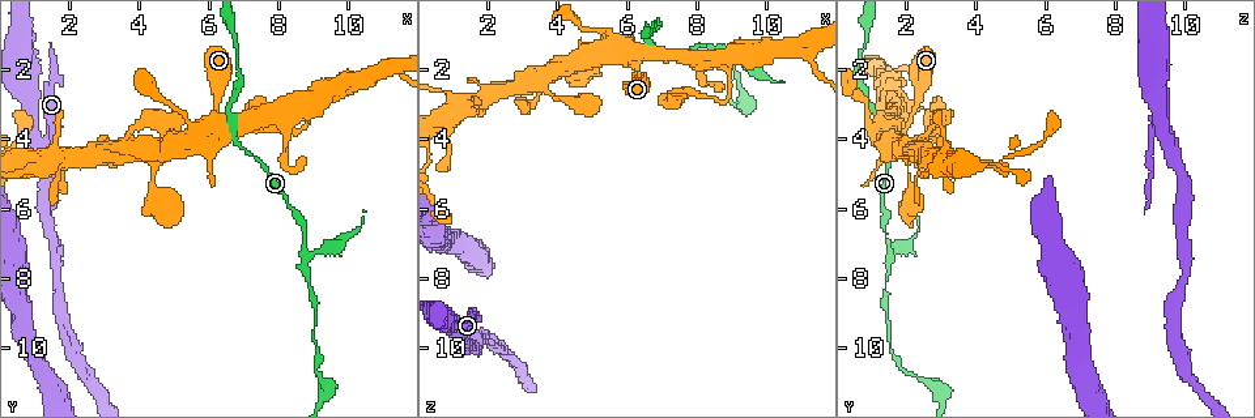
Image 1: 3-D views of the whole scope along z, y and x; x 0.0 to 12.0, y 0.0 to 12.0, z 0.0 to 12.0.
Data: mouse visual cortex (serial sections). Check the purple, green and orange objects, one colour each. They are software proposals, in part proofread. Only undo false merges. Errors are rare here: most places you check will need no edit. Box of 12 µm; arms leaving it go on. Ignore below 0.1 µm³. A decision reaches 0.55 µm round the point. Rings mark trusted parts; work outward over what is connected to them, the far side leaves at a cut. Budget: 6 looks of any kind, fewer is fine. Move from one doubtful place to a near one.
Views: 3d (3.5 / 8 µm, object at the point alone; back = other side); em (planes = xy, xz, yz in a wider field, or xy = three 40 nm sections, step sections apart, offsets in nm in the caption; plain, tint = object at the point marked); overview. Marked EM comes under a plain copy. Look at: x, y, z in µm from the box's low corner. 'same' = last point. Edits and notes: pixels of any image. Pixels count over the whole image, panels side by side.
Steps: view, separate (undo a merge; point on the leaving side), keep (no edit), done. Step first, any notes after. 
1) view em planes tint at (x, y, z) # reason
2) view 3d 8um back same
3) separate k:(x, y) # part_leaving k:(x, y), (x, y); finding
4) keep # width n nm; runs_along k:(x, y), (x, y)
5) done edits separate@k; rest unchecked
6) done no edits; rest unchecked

view 3d 8um at (8.8, 7.4, 1.6) # a fork

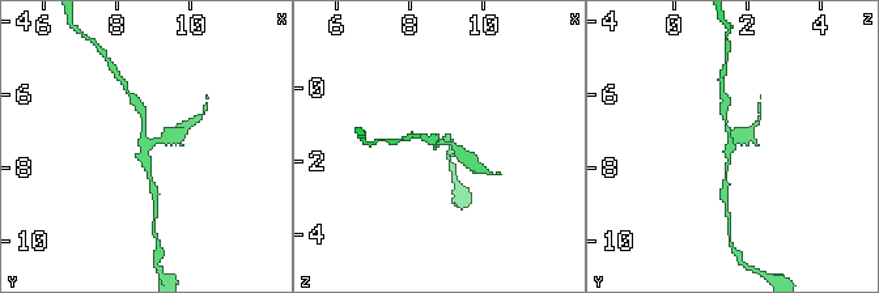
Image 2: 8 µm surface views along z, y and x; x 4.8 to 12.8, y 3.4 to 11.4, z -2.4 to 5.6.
view 3d 3.5um at (8.7, 7.3, 1.5) # closer look

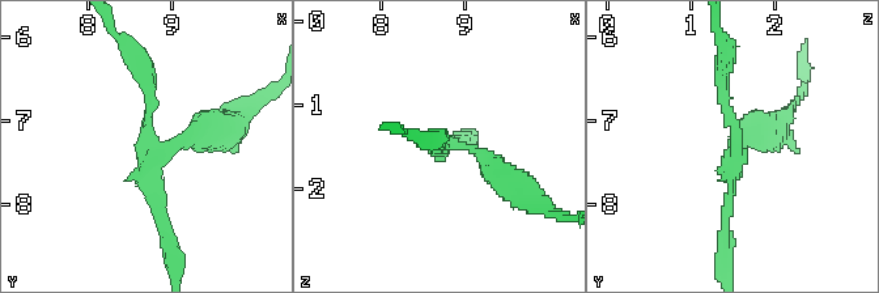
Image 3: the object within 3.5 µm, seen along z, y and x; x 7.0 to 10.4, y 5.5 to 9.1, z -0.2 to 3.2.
view em xy step 5 tint at (8.75, 7.40, 1.50) # arms 3; arm_widths 150, 150, 300 nm; now the EM

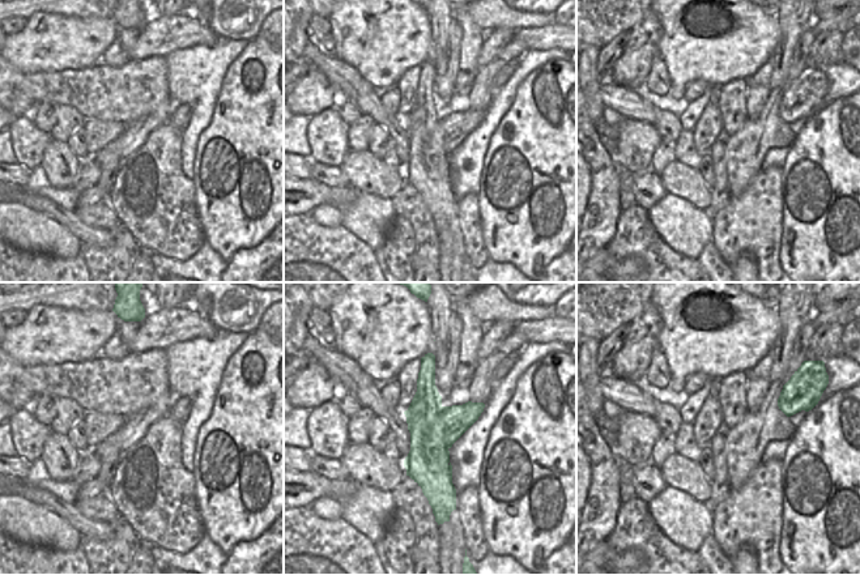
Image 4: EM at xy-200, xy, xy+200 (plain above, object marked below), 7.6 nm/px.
separate 3:(505, 175) # part_leaving 3:(476, 153), (500, 177), (565, 216); a second cell is stuck on

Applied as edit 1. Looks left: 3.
view overview # redraw

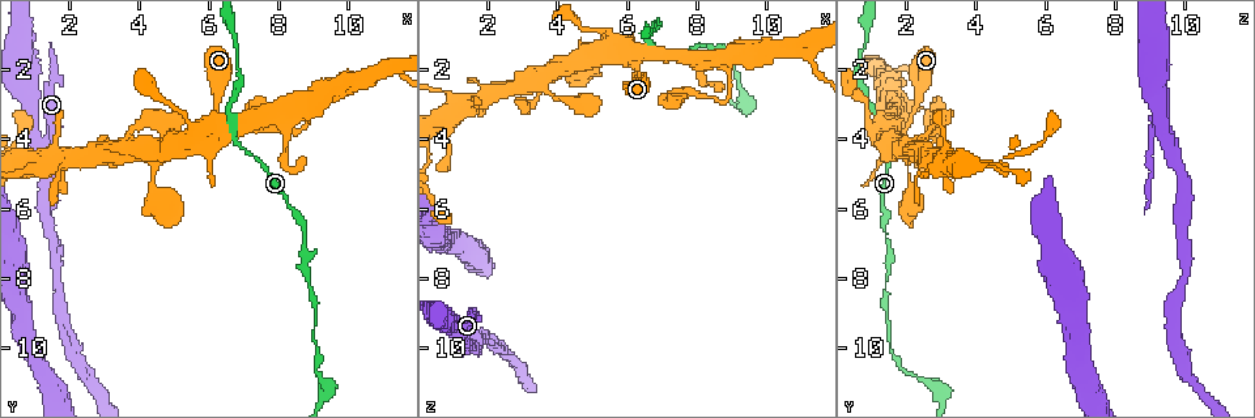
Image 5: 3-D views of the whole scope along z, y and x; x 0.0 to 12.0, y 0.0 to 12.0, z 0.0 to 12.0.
view 3d 3.5um at (6.1, 3.8, 1.8) # a narrow waist

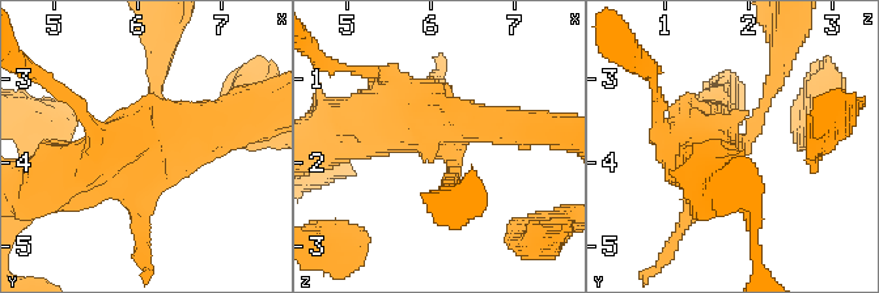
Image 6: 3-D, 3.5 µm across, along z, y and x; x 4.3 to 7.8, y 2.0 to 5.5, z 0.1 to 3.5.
view em planes tint same # shape alone is not enough

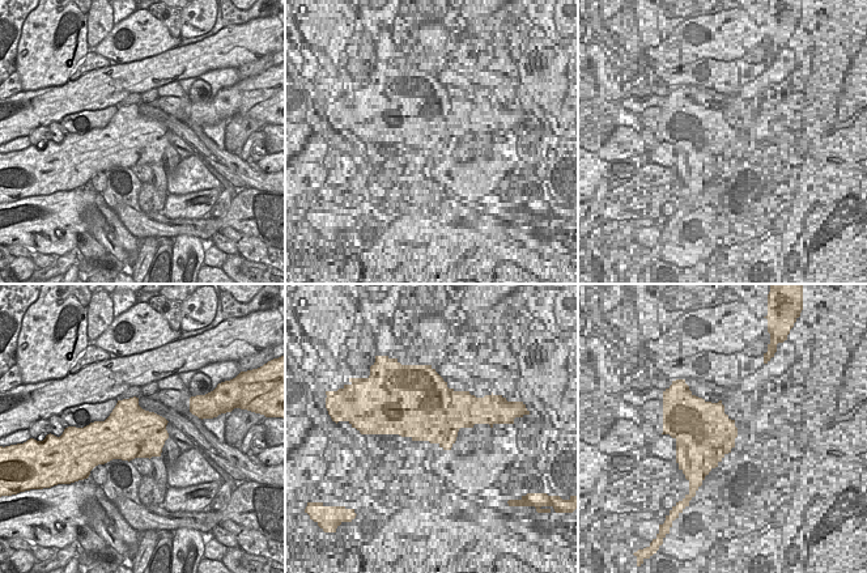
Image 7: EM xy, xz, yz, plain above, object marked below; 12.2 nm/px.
keep # width 650 nm; runs_along 6:(156, 107), (160, 143), (47, 179); all the same cell

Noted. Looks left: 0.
done edits separate@3; rest unchecked

